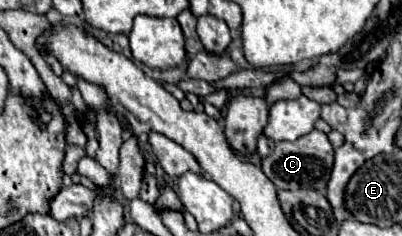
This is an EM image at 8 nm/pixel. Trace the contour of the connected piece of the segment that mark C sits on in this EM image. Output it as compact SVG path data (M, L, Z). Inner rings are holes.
M313 130L293 142L277 142L273 152L263 158L263 172L265 176L281 190L299 190L299 188L313 188L323 192L331 178L333 168L333 146L325 132Z

